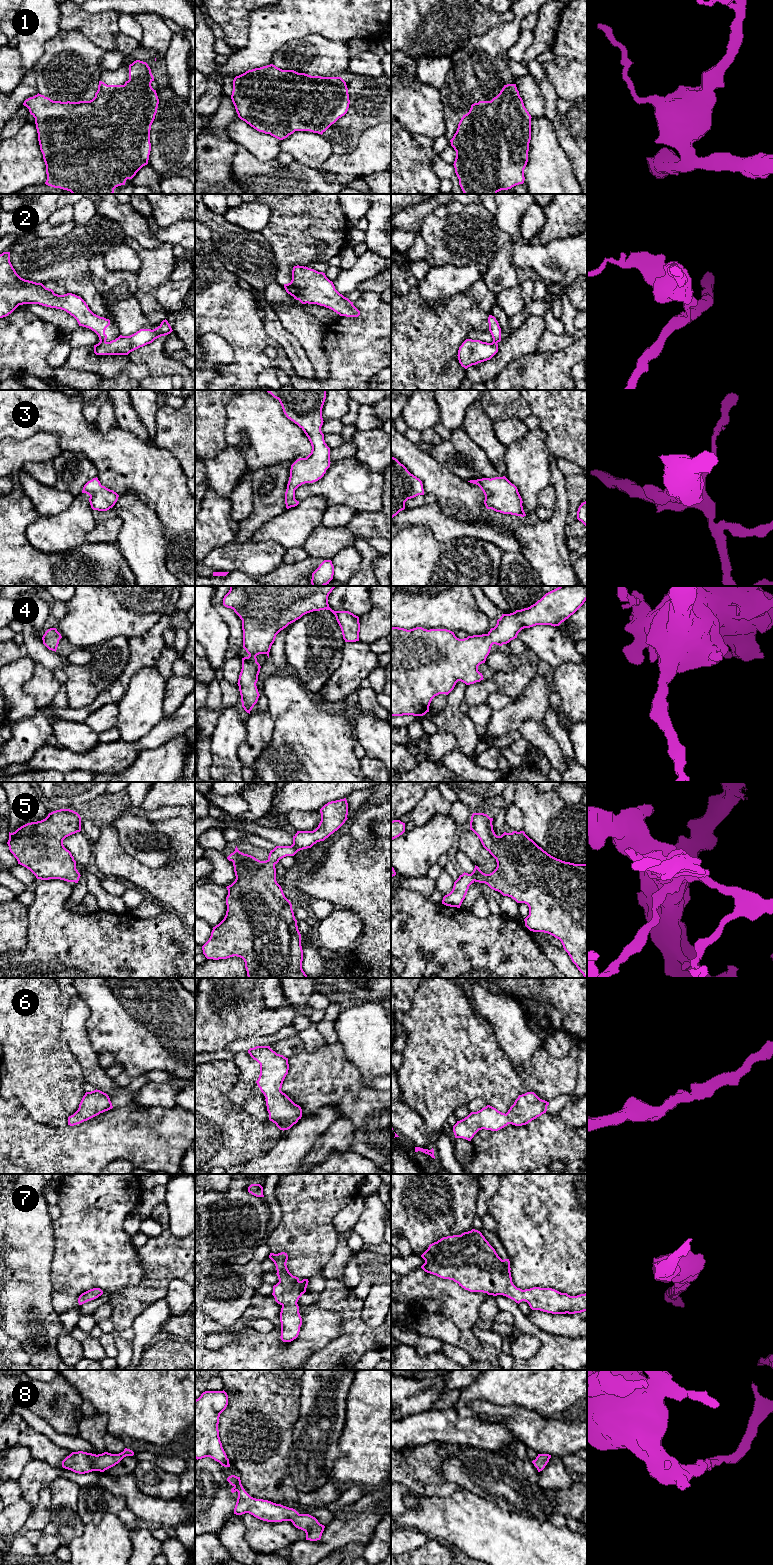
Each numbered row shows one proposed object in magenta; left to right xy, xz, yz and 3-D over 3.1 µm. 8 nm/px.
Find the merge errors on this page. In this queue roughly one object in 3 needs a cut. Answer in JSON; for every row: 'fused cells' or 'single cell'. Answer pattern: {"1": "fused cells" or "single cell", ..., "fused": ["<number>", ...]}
{"1": "single cell", "2": "fused cells", "3": "single cell", "4": "single cell", "5": "single cell", "6": "single cell", "7": "single cell", "8": "single cell", "fused": ["2"]}

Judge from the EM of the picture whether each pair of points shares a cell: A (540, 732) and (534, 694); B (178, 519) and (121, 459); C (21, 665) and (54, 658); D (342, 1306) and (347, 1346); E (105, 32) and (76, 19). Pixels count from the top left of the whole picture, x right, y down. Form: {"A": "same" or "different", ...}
{"A": "different", "B": "same", "C": "different", "D": "same", "E": "same"}

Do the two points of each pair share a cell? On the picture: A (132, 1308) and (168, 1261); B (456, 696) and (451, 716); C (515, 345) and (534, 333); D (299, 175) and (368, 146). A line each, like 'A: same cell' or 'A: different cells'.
A: same cell
B: same cell
C: same cell
D: same cell

